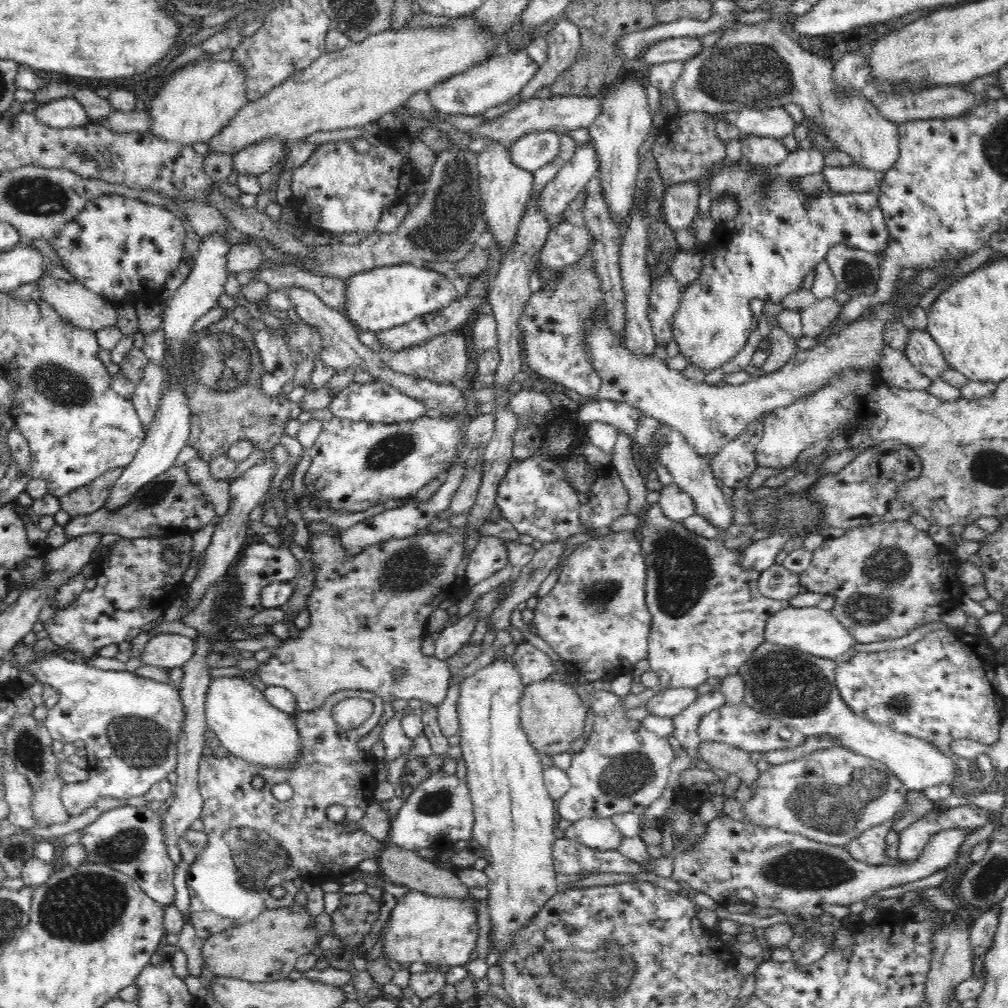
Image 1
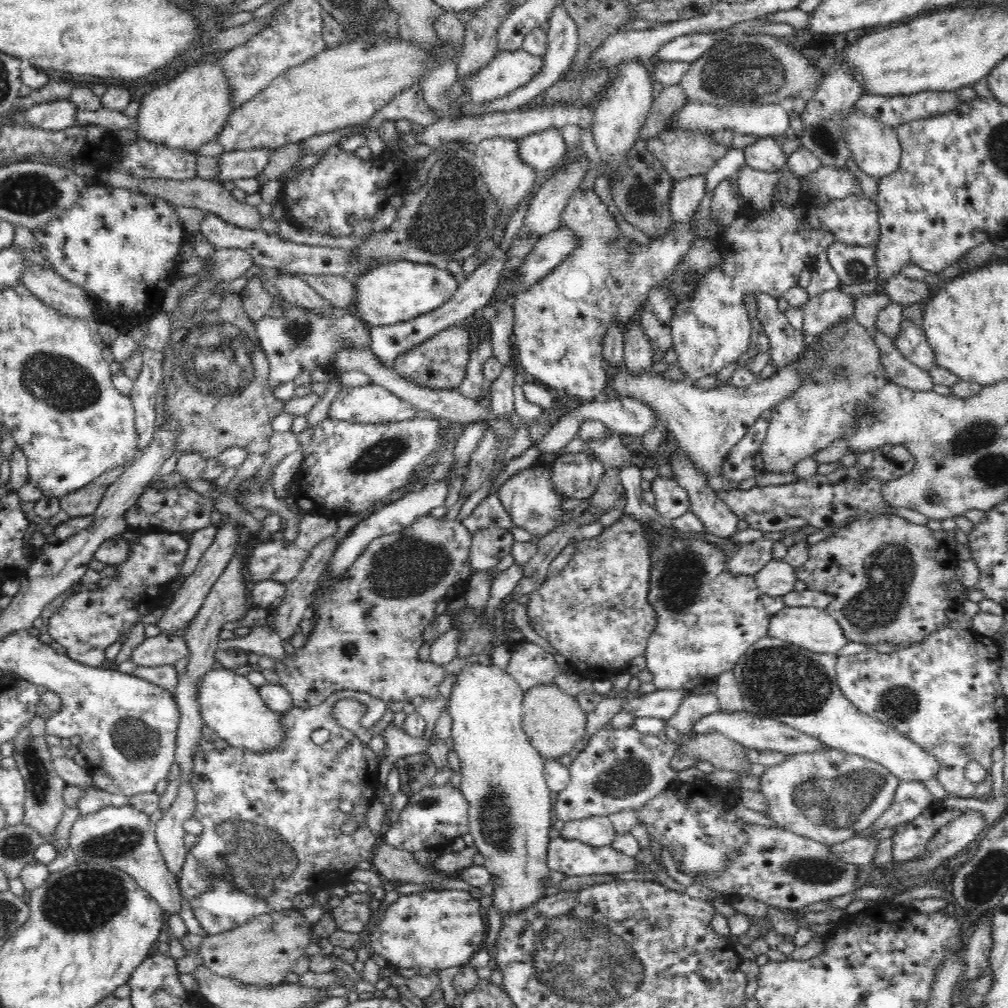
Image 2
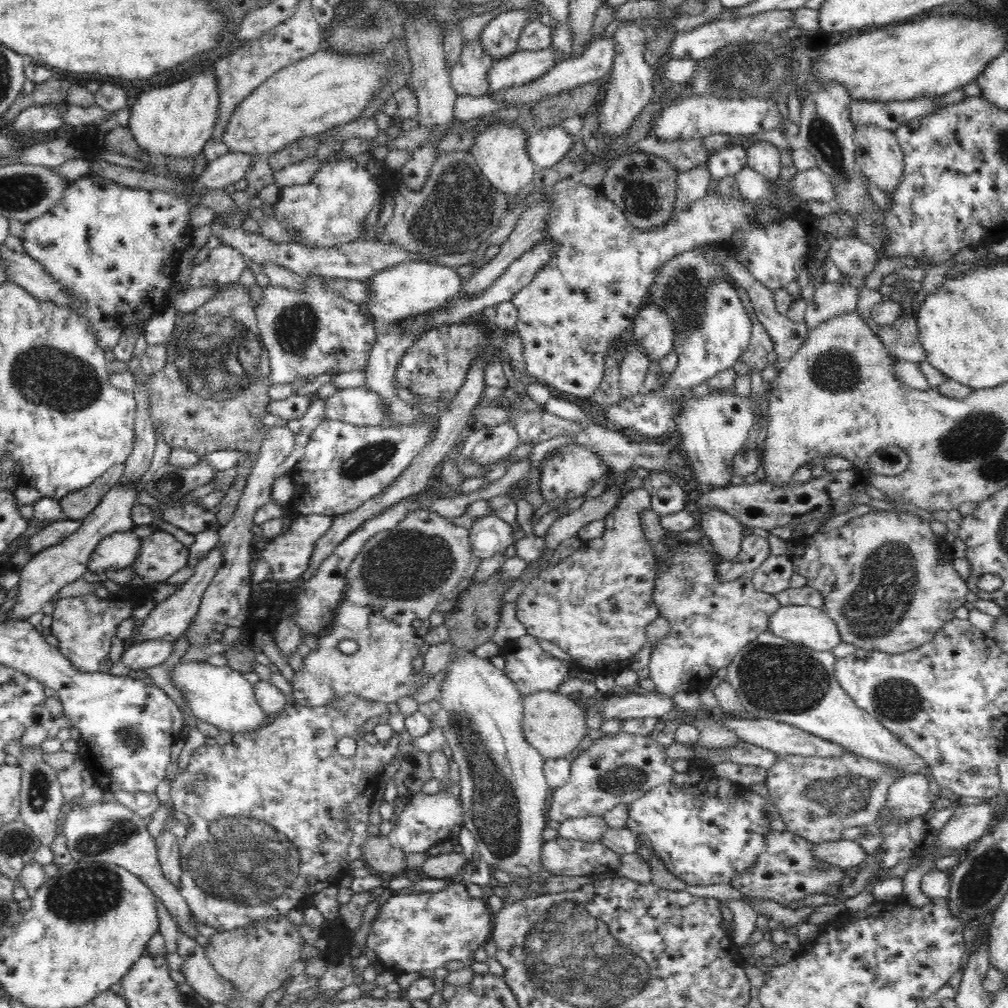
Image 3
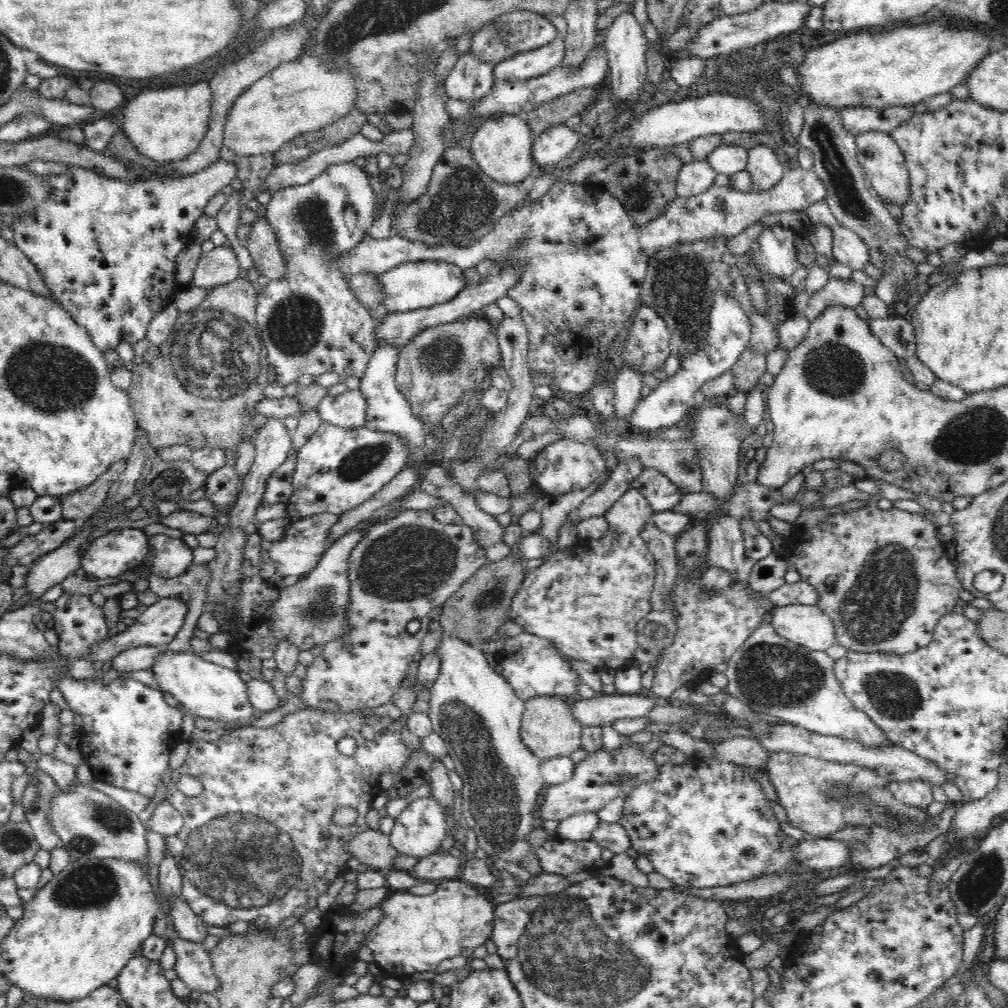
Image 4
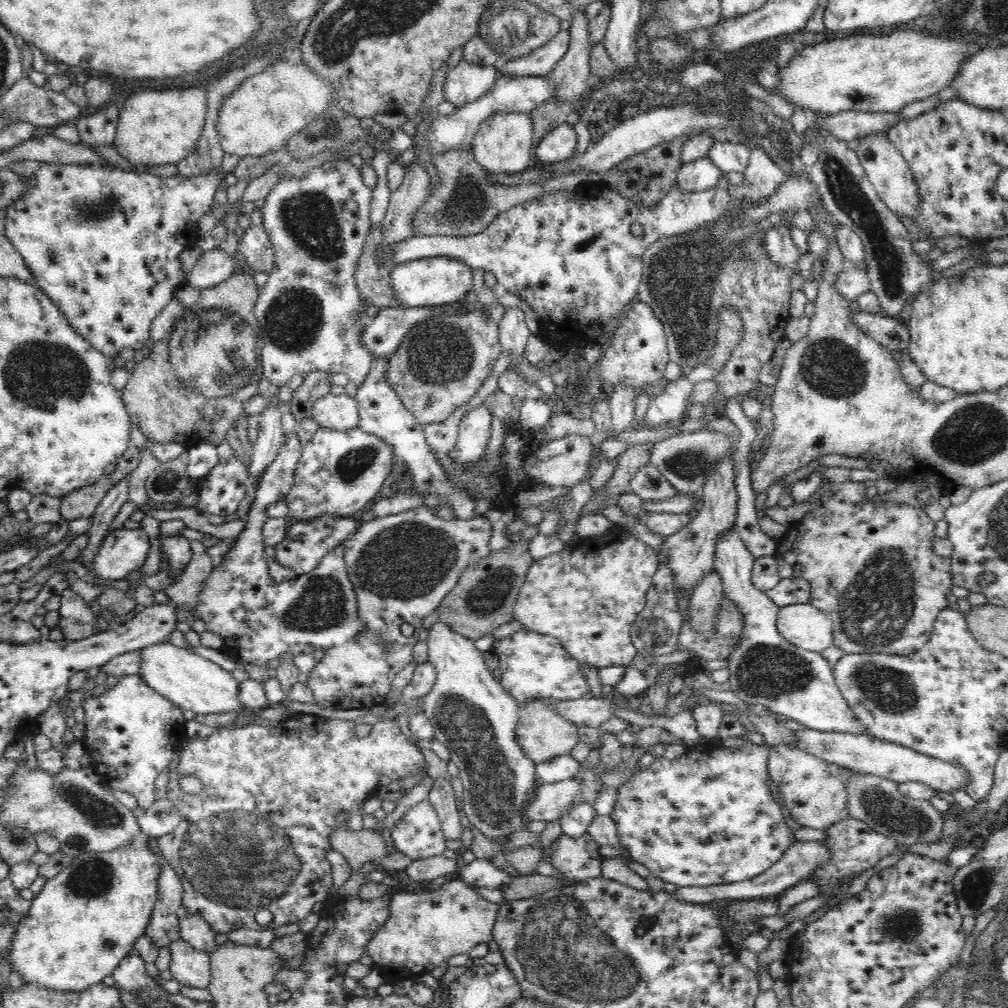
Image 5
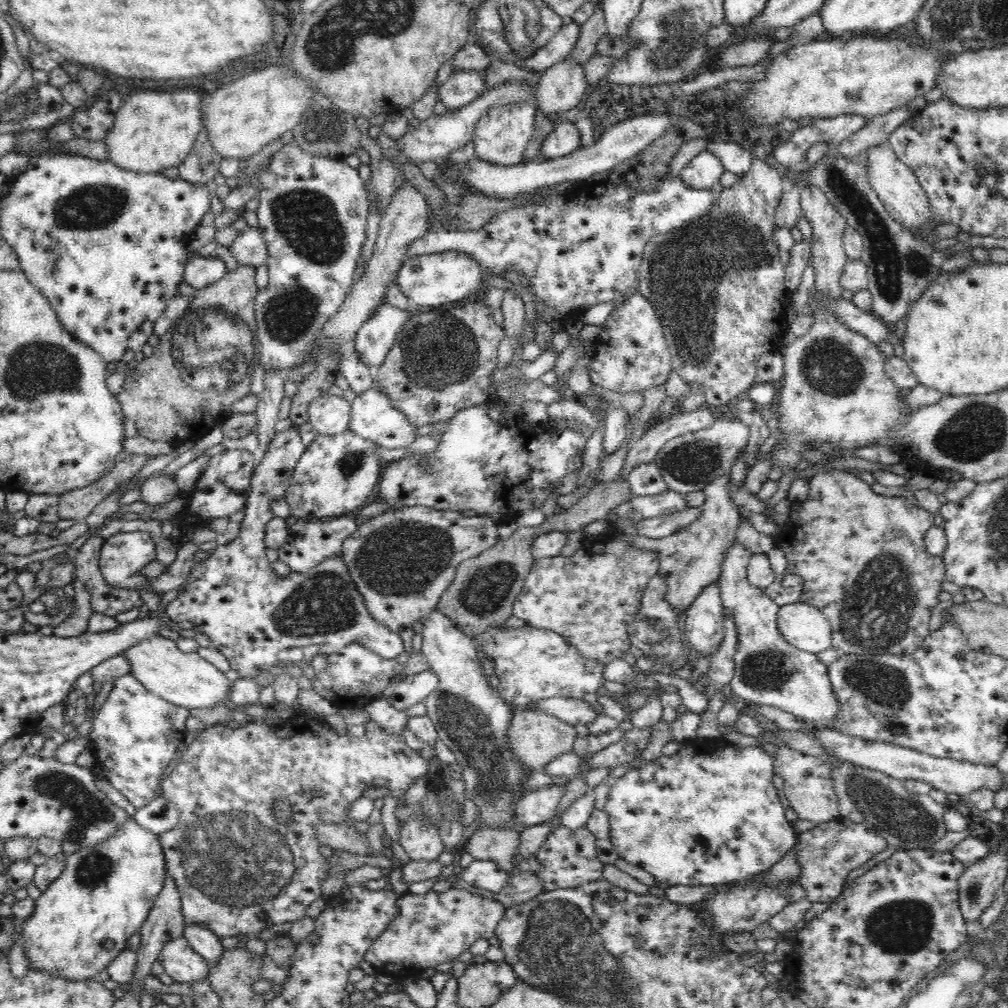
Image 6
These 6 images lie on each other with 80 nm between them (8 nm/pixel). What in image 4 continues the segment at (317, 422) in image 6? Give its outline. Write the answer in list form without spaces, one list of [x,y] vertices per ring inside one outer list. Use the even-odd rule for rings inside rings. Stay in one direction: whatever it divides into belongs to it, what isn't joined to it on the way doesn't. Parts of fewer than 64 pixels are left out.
[[[348,389],[337,396],[327,394],[316,409],[324,423],[341,428],[361,428],[366,424],[368,401],[360,389]]]

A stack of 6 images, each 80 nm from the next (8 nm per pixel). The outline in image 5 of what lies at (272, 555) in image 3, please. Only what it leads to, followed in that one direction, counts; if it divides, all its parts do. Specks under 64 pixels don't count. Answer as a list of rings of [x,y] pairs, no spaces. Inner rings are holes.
[[[324,513],[308,522],[298,521],[286,533],[284,540],[275,544],[275,561],[286,568],[291,568],[297,575],[312,572],[317,564],[331,551],[337,544],[344,543],[353,535],[359,527],[358,520],[353,517],[339,517],[338,515]]]

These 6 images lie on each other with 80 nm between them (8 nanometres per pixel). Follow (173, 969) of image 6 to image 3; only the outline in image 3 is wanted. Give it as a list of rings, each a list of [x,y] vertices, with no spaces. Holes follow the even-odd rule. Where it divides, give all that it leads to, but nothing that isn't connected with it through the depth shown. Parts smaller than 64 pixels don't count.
[[[184,931],[177,934],[177,952],[183,960],[180,970],[197,994],[224,1005],[234,998],[234,984],[214,970],[204,947]]]

